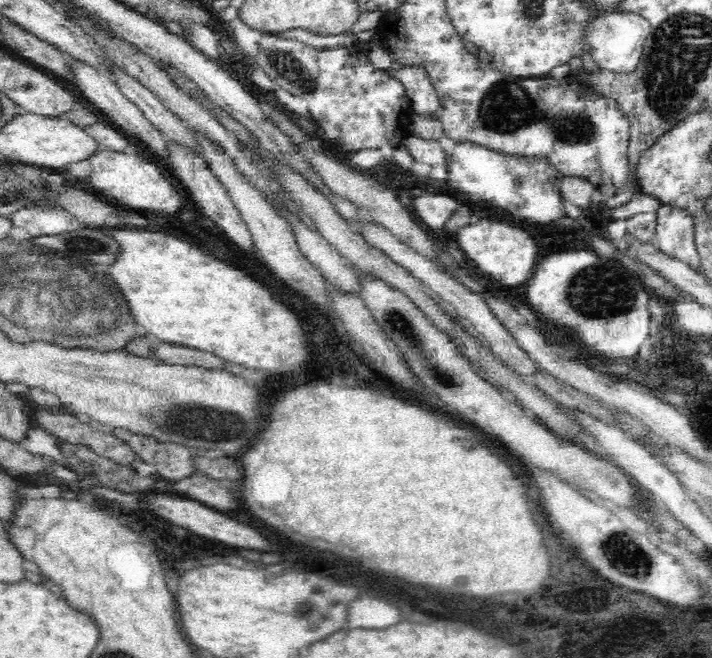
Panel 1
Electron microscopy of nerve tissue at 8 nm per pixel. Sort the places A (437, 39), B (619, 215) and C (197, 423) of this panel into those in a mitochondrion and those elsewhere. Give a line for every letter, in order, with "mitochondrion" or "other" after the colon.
A: other
B: other
C: mitochondrion

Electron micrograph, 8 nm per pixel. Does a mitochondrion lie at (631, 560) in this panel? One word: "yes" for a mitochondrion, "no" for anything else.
yes

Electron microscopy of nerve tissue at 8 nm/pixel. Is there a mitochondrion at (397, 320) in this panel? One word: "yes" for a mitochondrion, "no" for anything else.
yes

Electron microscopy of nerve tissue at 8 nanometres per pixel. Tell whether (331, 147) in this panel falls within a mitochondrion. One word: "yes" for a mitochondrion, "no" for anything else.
no

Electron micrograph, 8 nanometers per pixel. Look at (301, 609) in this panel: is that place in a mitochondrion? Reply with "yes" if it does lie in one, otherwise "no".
yes

